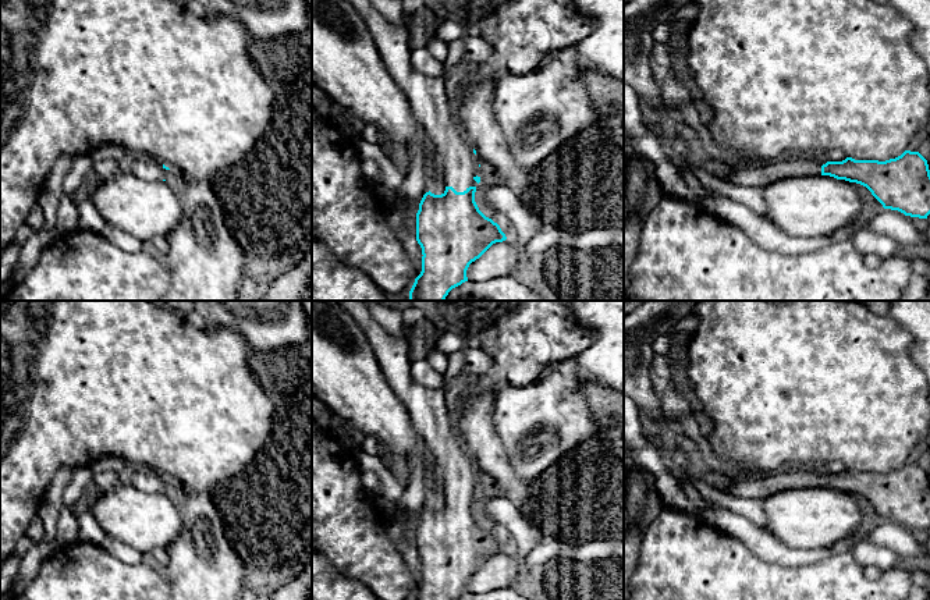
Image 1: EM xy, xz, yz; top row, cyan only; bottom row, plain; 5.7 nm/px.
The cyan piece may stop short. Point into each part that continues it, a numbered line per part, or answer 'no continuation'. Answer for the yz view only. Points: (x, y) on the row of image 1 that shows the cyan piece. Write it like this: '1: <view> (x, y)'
1: yz (759, 176)

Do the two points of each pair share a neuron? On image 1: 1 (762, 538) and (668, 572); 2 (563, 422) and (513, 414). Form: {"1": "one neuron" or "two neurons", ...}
{"1": "two neurons", "2": "one neuron"}

